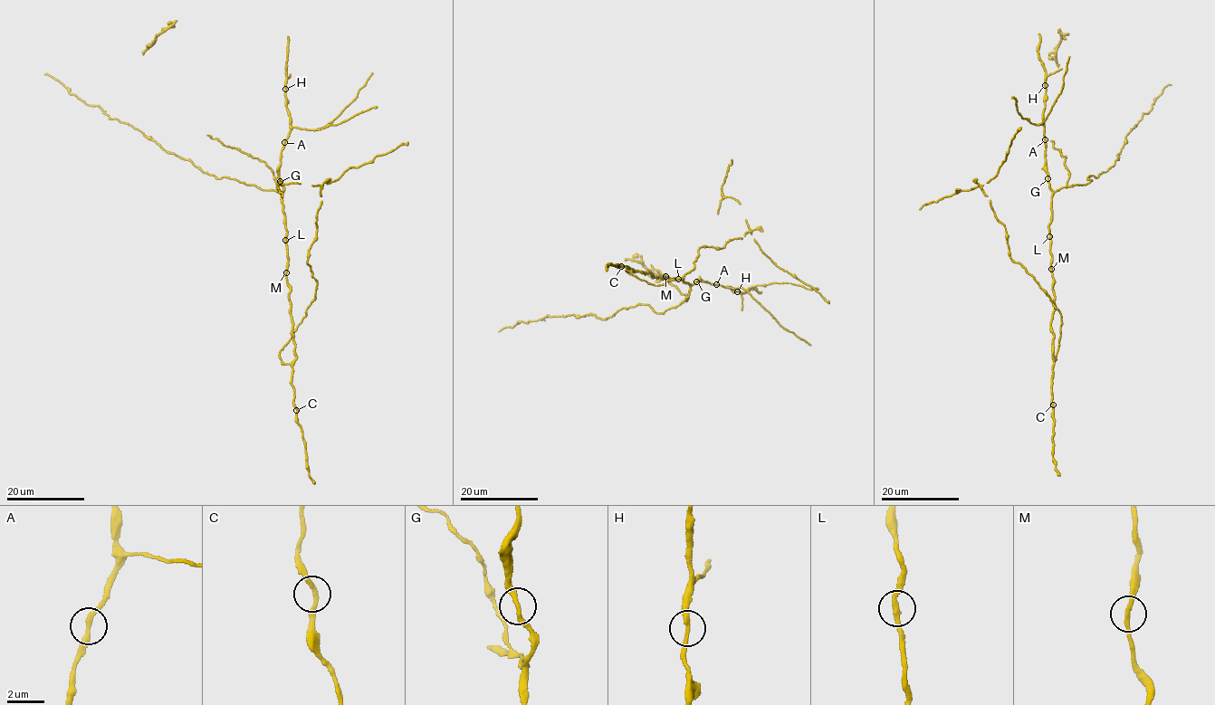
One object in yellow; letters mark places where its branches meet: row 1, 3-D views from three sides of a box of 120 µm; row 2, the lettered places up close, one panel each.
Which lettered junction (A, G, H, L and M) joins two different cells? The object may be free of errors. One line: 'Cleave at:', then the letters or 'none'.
Cleave at: none

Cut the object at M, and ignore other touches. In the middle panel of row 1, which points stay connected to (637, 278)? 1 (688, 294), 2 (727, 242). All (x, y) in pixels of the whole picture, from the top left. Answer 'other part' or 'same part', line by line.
1: other part
2: same part

